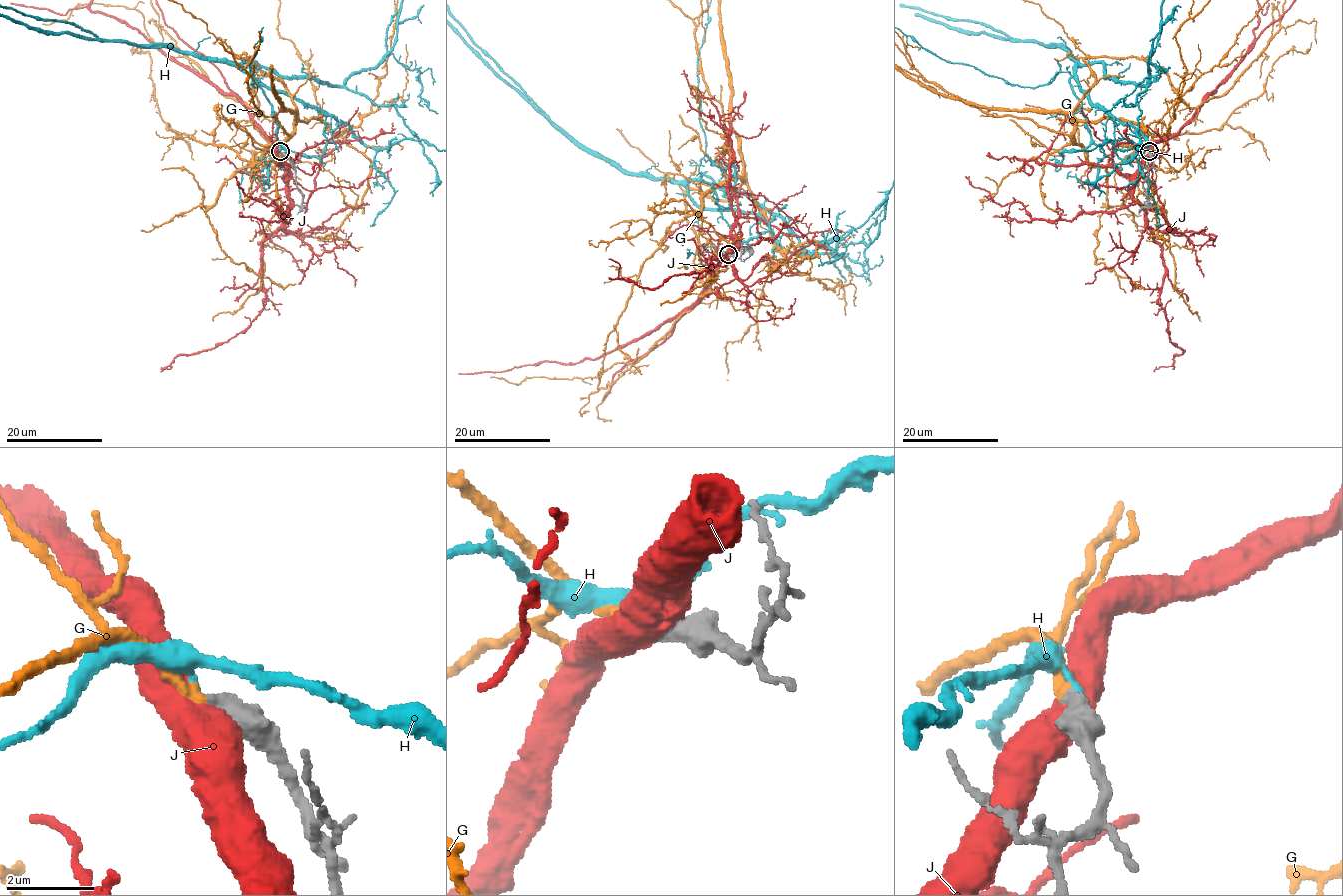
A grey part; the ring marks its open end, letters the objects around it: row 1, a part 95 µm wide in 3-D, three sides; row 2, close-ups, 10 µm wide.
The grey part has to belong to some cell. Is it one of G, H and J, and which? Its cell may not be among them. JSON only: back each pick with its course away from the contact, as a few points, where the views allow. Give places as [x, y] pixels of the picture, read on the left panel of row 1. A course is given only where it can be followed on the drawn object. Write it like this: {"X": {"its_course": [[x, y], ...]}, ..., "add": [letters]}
{"add": ["G"]}

